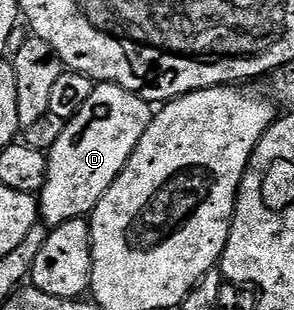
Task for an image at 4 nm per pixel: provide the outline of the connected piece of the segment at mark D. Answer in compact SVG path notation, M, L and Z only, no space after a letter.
M97 84L82 111L64 122L62 136L47 152L48 174L38 194L39 220L55 227L79 217L87 218L126 167L153 116L153 106L137 93L126 91L121 85Z

